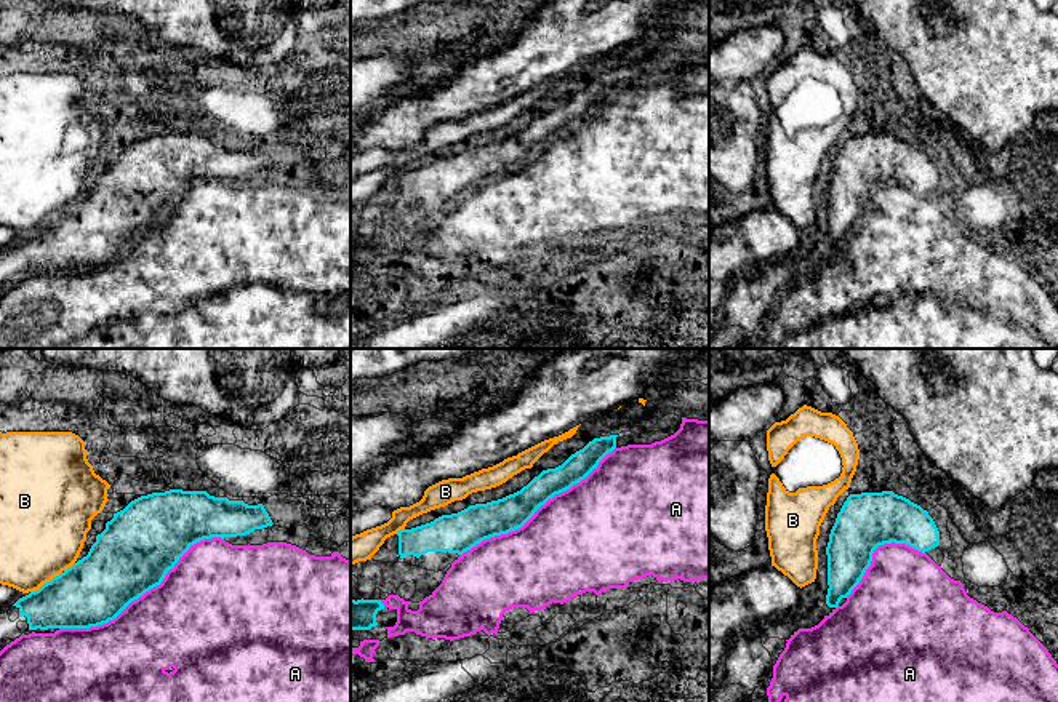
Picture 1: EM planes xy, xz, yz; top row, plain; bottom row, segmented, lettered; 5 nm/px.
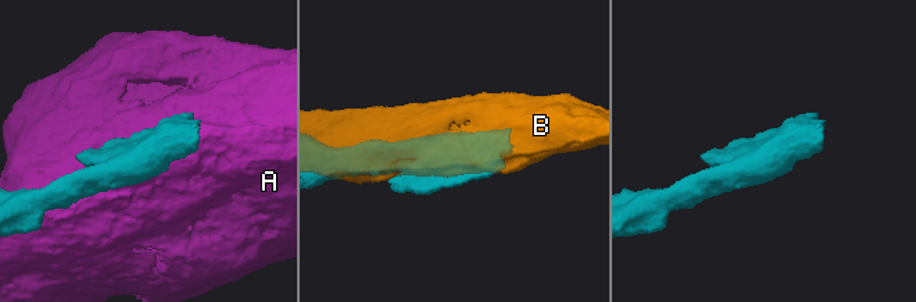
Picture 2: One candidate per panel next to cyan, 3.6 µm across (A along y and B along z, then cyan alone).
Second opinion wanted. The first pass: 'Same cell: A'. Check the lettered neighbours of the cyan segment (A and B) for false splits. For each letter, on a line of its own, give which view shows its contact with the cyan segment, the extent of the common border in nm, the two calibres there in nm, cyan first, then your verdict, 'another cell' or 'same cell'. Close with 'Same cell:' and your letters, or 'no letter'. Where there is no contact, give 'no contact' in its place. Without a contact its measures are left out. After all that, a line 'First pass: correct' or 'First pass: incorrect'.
A: meets cyan in xy; contact 950 nm long; 380 nm thick on the cyan side, 460 nm on the other; another cell
B: meets cyan in xy; contact 190 nm long; 340 nm thick on the cyan side, 420 nm on the other; another cell
Same cell: no letter
First pass: incorrect

